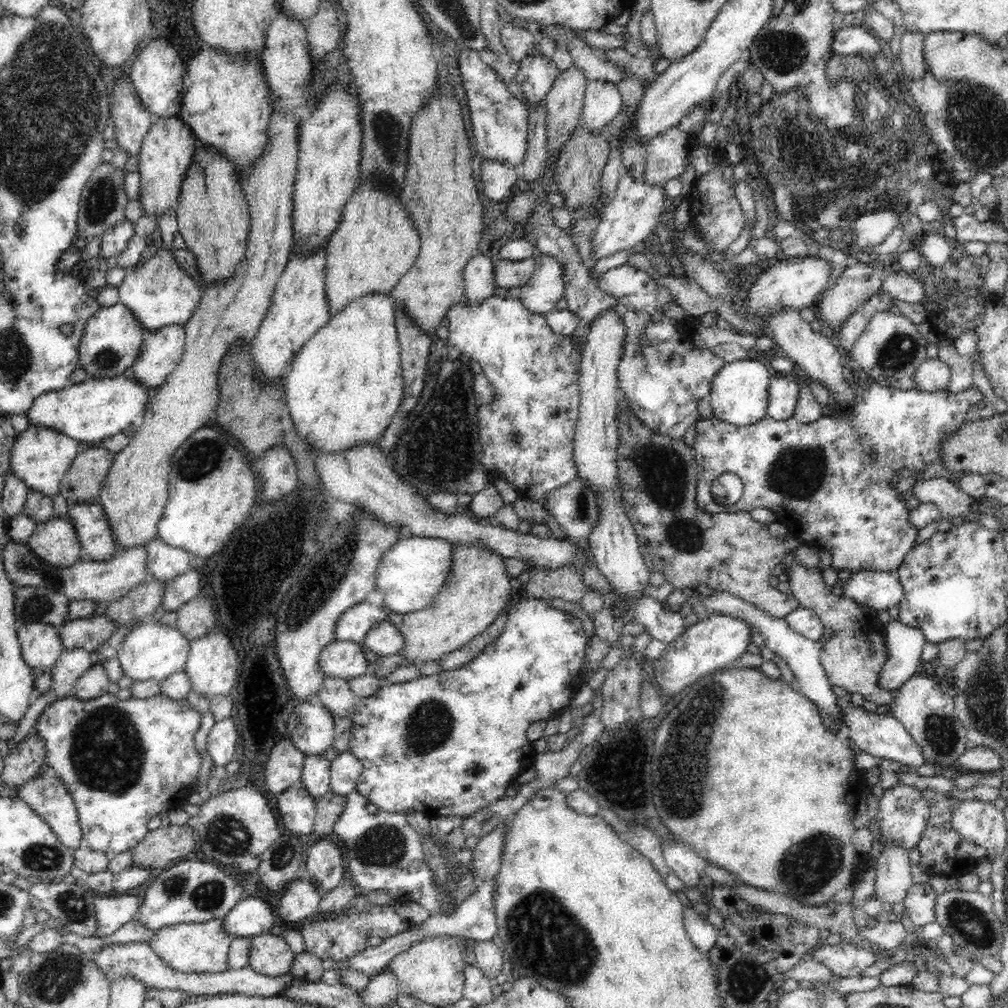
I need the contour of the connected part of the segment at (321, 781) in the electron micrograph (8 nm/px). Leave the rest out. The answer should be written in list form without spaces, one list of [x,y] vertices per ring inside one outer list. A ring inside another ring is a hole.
[[[324,755],[305,756],[300,783],[316,802],[331,791],[330,767],[331,762]]]

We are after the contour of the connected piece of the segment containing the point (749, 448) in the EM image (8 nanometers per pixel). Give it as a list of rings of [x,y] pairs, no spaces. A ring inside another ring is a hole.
[[[863,381],[861,384],[861,389],[858,390],[859,395],[855,399],[854,408],[847,413],[842,412],[841,417],[820,417],[818,420],[801,423],[798,422],[794,417],[788,420],[774,420],[770,418],[767,414],[761,418],[760,421],[752,425],[742,425],[736,426],[731,425],[726,421],[720,421],[718,417],[714,416],[712,418],[700,417],[695,422],[696,436],[693,442],[694,450],[696,451],[695,459],[698,464],[697,472],[697,492],[695,495],[695,502],[698,505],[698,509],[706,513],[725,513],[726,511],[752,511],[754,508],[770,508],[773,510],[779,519],[782,521],[784,526],[787,526],[788,530],[794,530],[798,532],[800,530],[800,540],[812,544],[812,547],[818,548],[824,546],[828,550],[832,550],[834,554],[834,560],[832,560],[832,566],[836,570],[840,568],[848,568],[850,572],[862,572],[862,571],[895,571],[896,568],[905,561],[906,556],[916,548],[915,540],[917,532],[920,528],[912,526],[908,522],[908,510],[906,510],[906,504],[902,500],[898,500],[898,492],[894,488],[890,488],[890,480],[892,476],[902,470],[902,468],[908,468],[908,470],[923,470],[926,464],[932,464],[936,460],[936,456],[942,454],[942,444],[952,437],[954,433],[963,425],[964,418],[966,418],[966,412],[972,408],[972,406],[978,406],[980,402],[986,397],[984,393],[978,389],[978,387],[966,388],[966,390],[961,390],[957,393],[952,393],[952,391],[947,388],[944,390],[937,390],[936,392],[928,391],[916,391],[915,389],[902,390],[893,389],[889,387],[887,383],[874,383]],[[721,474],[736,474],[736,476],[742,479],[743,494],[742,498],[734,504],[729,506],[720,506],[717,502],[714,502],[711,493],[711,484],[720,476]]]

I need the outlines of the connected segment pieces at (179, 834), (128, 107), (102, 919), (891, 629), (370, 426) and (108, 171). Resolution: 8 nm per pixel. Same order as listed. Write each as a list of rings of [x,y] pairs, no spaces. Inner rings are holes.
[[[192,823],[186,826],[161,825],[150,831],[132,850],[133,866],[160,868],[174,866],[194,850],[195,839]]]
[[[126,74],[116,80],[112,100],[114,140],[129,155],[139,156],[142,140],[154,122],[154,115],[145,107]]]
[[[95,895],[96,937],[111,936],[118,927],[136,919],[141,902],[134,895]]]
[[[899,619],[888,621],[884,627],[890,657],[880,673],[879,688],[896,693],[918,672],[927,640],[922,630],[908,626]]]
[[[372,291],[370,293],[360,295],[356,299],[352,299],[346,306],[341,308],[342,310],[332,315],[330,320],[324,324],[324,326],[318,328],[303,343],[298,352],[294,356],[294,360],[291,362],[291,369],[286,374],[286,382],[284,382],[285,401],[288,405],[288,410],[293,422],[297,427],[297,433],[300,438],[305,438],[306,444],[308,444],[308,452],[313,456],[311,452],[311,446],[314,445],[314,449],[325,449],[326,451],[340,451],[346,447],[355,446],[356,443],[368,443],[373,441],[376,443],[379,438],[384,434],[388,424],[396,414],[400,402],[402,400],[402,394],[404,390],[402,367],[401,367],[401,345],[398,340],[398,333],[396,327],[396,309],[393,303],[393,297],[385,292]]]
[[[100,163],[90,176],[79,202],[78,230],[79,237],[88,242],[100,239],[101,234],[111,226],[126,220],[125,211],[129,203],[124,191],[124,180],[128,171],[117,170],[113,163]]]

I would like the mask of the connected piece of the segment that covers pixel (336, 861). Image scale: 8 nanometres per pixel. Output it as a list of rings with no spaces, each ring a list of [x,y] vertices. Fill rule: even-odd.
[[[330,840],[312,844],[312,848],[308,850],[306,877],[311,879],[322,894],[336,888],[347,875],[340,846]]]

